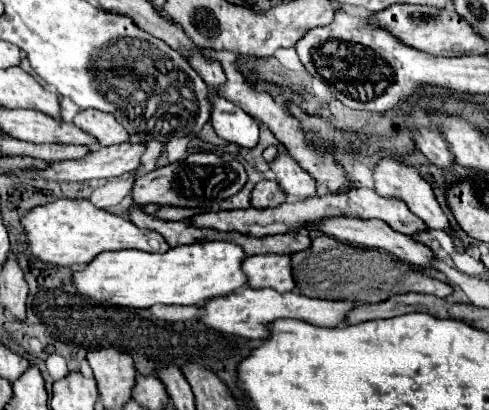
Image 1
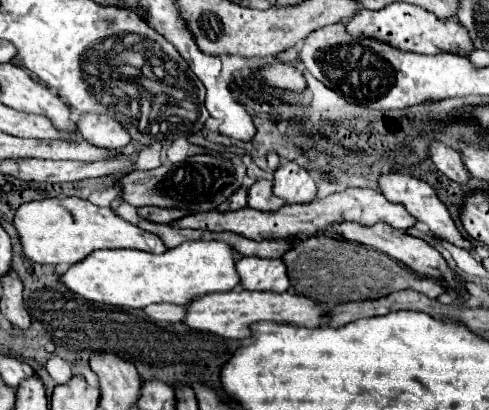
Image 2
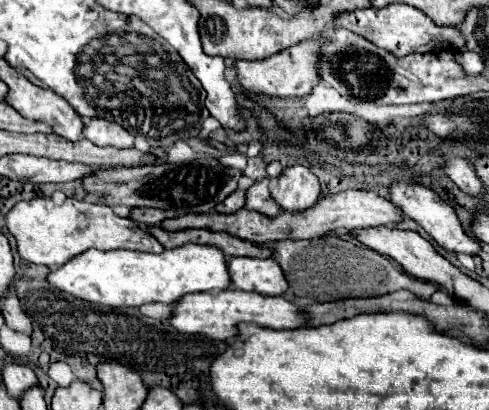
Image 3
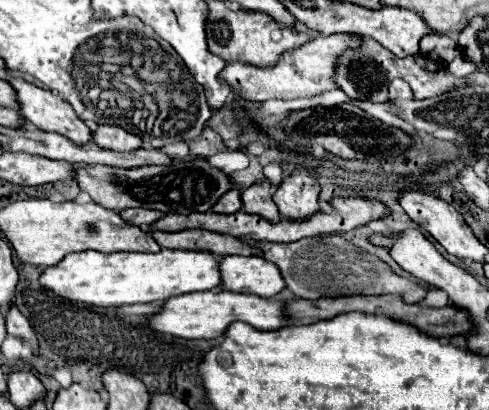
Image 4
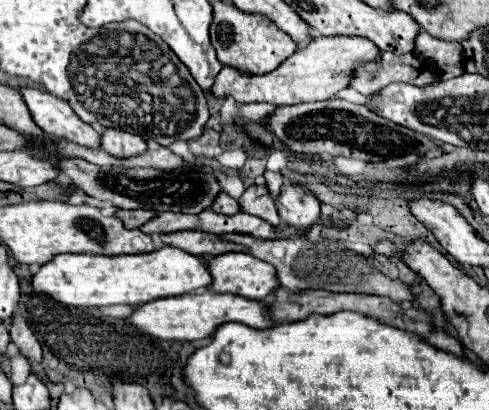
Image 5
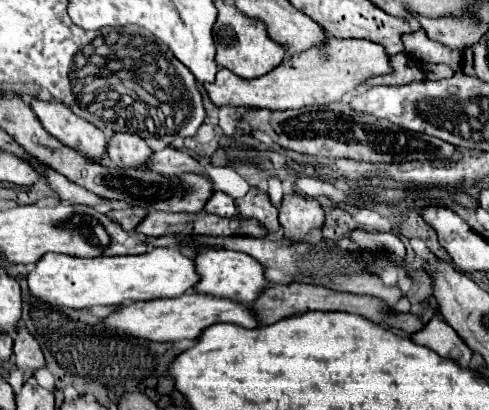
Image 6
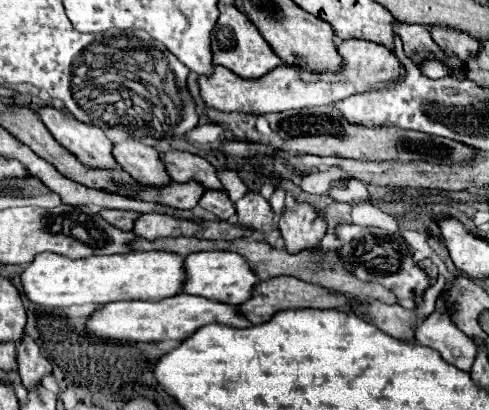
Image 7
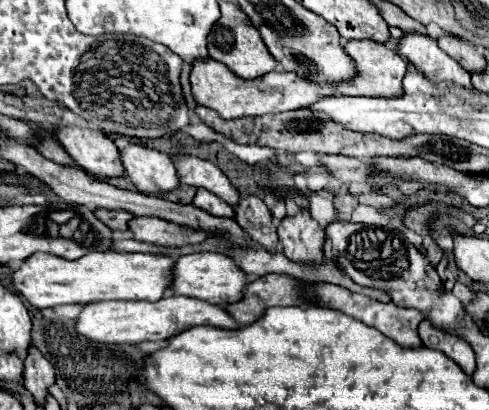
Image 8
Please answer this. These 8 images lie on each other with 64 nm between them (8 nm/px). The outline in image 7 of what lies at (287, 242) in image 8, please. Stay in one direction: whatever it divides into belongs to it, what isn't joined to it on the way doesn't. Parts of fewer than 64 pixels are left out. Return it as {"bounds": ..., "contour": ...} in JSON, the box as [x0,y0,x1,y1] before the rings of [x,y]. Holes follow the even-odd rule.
{"bounds":[278,204,326,254],"contour":[[[296,204],[294,210],[284,210],[278,230],[290,254],[312,250],[326,234],[326,220],[322,220],[310,204]]]}

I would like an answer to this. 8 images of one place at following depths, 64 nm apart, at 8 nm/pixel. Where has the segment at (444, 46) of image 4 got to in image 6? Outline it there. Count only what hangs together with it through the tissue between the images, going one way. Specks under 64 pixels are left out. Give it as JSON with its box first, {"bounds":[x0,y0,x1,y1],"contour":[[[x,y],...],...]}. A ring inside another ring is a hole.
{"bounds":[402,28,462,70],"contour":[[[422,28],[408,32],[408,34],[402,34],[402,42],[404,42],[408,56],[412,56],[420,62],[442,62],[442,64],[448,64],[452,70],[460,70],[462,54],[450,52],[442,44],[432,42]]]}

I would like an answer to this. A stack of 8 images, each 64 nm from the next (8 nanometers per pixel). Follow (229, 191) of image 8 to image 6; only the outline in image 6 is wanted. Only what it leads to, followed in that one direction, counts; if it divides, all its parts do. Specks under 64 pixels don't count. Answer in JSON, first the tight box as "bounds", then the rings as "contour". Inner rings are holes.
{"bounds":[150,148,210,180],"contour":[[[164,148],[160,152],[154,152],[150,168],[162,176],[182,176],[186,172],[194,172],[210,180],[206,168],[196,158],[192,158],[186,150],[178,150],[178,148]]]}

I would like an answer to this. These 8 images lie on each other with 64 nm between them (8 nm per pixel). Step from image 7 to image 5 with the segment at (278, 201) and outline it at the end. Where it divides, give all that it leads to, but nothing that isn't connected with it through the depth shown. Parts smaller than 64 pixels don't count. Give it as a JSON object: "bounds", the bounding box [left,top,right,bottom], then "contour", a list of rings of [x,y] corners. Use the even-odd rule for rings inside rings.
{"bounds":[264,170,282,200],"contour":[[[266,170],[264,172],[264,178],[266,178],[266,186],[268,186],[268,192],[272,196],[272,200],[278,200],[280,196],[280,190],[282,190],[282,174],[280,172],[272,172],[272,170]]]}

